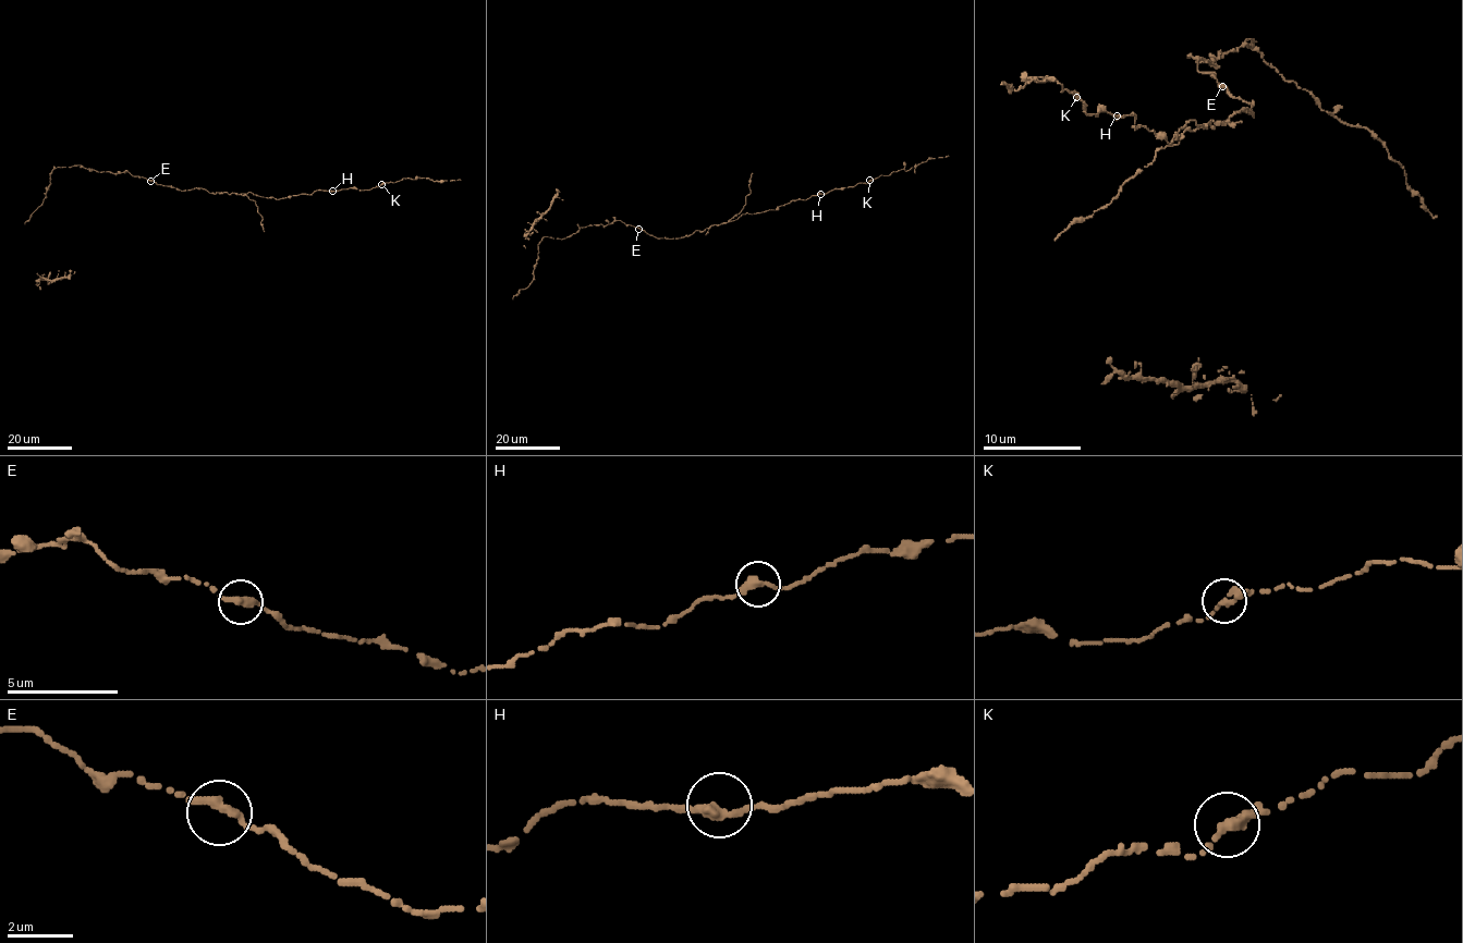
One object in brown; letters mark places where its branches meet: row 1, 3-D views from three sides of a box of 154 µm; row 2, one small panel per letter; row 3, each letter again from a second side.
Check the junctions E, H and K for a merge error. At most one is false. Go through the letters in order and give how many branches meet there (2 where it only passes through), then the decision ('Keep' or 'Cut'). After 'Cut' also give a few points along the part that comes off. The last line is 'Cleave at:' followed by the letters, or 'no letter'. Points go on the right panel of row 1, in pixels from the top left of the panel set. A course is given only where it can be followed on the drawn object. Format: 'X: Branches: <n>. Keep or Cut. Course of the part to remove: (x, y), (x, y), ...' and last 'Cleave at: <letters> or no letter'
E: Branches: 2. Keep
H: Branches: 2. Keep
K: Branches: 2. Keep
Cleave at: no letter

